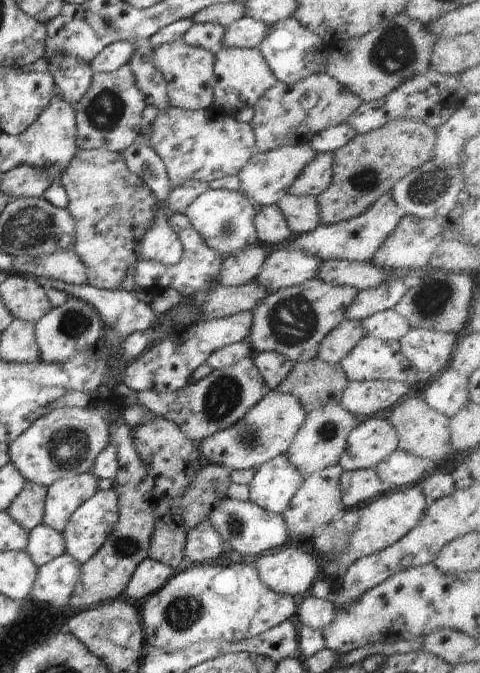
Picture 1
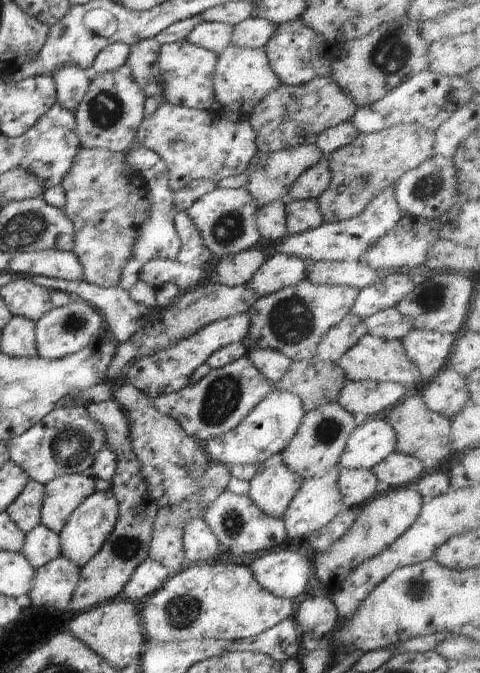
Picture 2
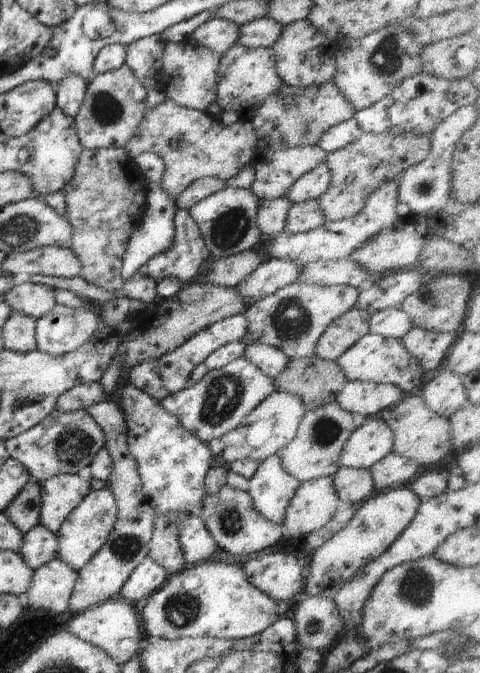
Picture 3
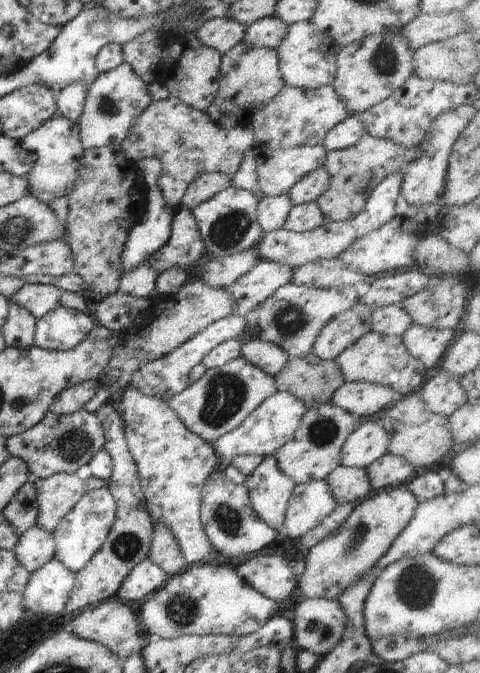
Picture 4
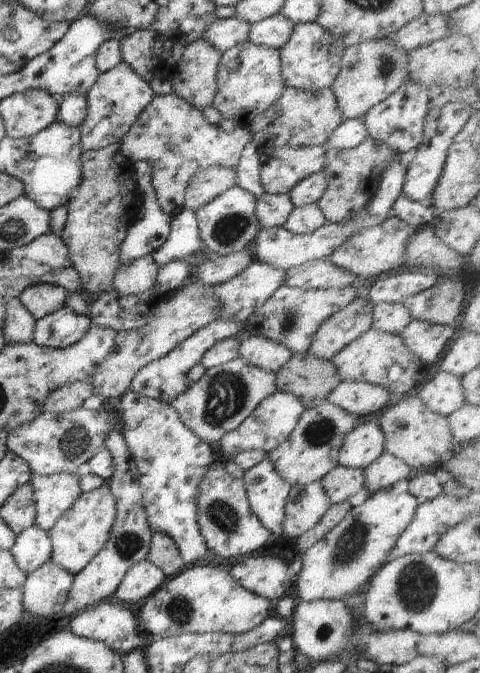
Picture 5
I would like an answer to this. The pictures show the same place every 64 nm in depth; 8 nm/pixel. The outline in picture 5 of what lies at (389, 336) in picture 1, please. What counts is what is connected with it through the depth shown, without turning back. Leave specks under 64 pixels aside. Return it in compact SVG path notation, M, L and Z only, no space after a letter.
M380 303L374 305L371 328L400 337L411 319L402 303Z

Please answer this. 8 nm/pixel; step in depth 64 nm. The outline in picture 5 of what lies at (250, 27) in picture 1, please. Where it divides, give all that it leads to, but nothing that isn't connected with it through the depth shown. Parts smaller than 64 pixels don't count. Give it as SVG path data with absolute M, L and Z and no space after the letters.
M272 15L270 18L251 24L249 41L252 44L281 49L292 36L294 23L284 15Z

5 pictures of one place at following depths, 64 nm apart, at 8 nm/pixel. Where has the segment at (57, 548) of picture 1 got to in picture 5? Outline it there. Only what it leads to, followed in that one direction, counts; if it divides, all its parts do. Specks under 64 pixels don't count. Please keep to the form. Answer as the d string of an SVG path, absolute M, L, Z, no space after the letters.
M34 524L16 535L15 543L9 551L16 564L26 574L30 574L51 560L53 546L47 531Z

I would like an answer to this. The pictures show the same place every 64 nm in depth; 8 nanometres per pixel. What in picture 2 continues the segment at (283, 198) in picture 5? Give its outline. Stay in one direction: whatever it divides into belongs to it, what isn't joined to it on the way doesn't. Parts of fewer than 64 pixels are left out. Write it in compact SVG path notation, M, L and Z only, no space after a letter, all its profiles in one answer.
M277 200L258 208L257 227L266 240L278 240L288 235L285 204L286 200Z

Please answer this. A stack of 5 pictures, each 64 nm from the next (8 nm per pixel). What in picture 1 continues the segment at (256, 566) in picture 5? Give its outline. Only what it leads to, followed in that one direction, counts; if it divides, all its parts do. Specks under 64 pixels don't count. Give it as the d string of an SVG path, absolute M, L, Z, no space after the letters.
M303 545L299 548L284 548L275 554L262 555L258 560L252 563L252 566L258 571L260 580L270 590L286 596L302 596L309 590L312 581L319 576L319 560L316 560L316 554L308 553Z

